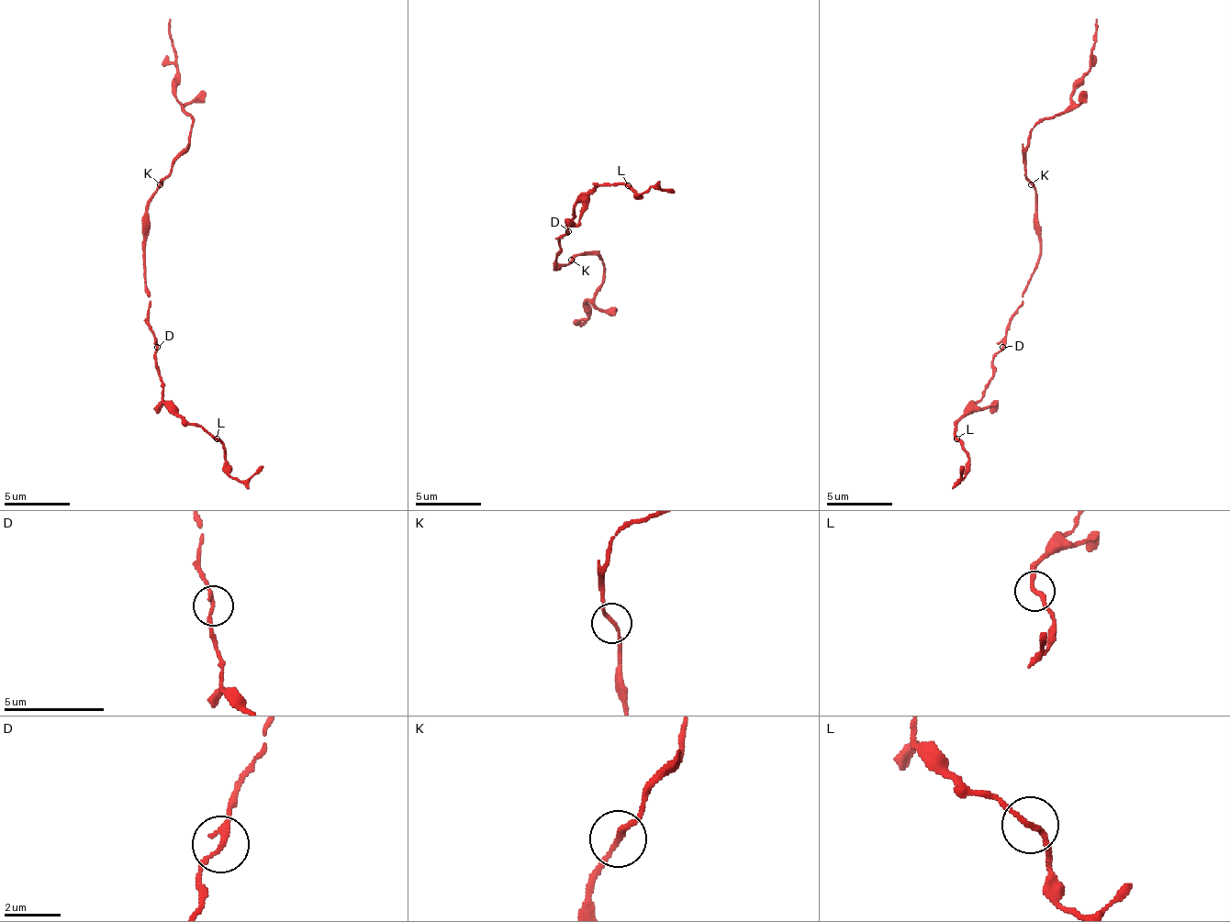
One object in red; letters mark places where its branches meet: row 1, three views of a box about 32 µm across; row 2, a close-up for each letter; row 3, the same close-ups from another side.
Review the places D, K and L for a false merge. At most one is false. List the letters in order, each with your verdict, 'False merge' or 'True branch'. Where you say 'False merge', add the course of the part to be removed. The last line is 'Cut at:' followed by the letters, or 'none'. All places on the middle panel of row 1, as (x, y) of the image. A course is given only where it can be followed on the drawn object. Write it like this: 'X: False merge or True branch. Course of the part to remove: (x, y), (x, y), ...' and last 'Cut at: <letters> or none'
D: True branch
K: True branch
L: True branch
Cut at: none

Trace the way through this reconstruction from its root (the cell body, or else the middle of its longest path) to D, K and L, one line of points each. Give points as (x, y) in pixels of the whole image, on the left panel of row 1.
D: (144, 275), (144, 292), (150, 301), (148, 321), (157, 347)
K: (144, 275), (148, 200), (161, 183)
L: (144, 275), (144, 292), (150, 301), (148, 321), (157, 347), (161, 396), (180, 416), (203, 426), (217, 438)

